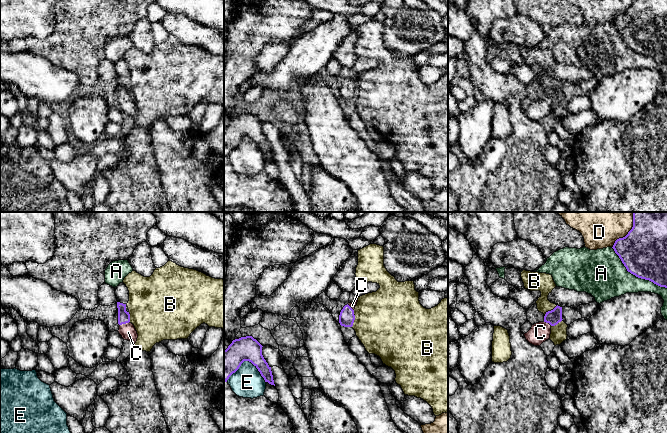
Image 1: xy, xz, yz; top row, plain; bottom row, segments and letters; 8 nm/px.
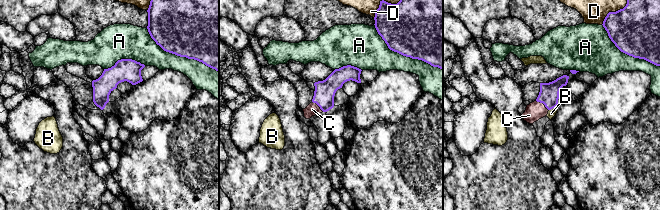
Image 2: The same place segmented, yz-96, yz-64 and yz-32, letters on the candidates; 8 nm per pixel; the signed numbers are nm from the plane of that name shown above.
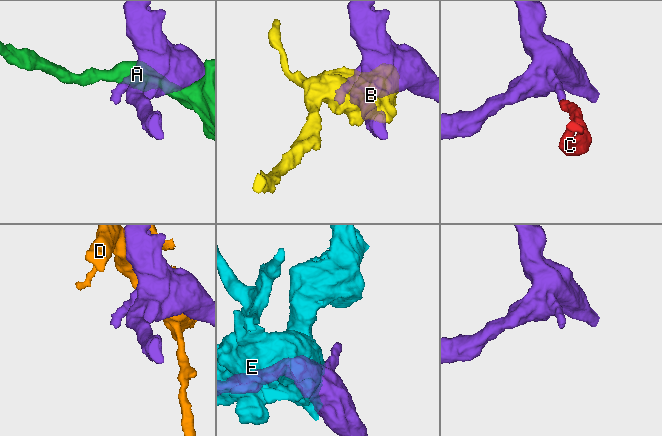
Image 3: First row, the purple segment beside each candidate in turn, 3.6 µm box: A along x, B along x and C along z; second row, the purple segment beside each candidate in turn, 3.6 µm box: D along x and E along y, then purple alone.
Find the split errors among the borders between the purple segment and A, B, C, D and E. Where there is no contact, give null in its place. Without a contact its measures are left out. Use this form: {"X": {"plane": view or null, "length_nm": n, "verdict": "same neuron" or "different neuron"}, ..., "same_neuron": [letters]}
{"A": {"plane": "yz", "length_nm": 550, "verdict": "different neuron"}, "B": {"plane": "xz", "length_nm": 140, "verdict": "different neuron"}, "C": {"plane": "xy", "length_nm": 90, "verdict": "same neuron"}, "D": {"plane": "yz", "length_nm": 260, "verdict": "different neuron"}, "E": {"plane": "xz", "length_nm": 320, "verdict": "different neuron"}, "same_neuron": ["C"]}

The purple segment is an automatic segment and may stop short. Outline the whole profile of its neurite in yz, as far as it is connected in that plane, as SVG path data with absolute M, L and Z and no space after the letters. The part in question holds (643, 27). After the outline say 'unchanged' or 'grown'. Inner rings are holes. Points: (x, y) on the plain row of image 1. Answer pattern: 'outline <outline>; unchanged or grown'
outline M633 0L628 10L617 15L612 24L628 48L667 64L667 0Z; unchanged

